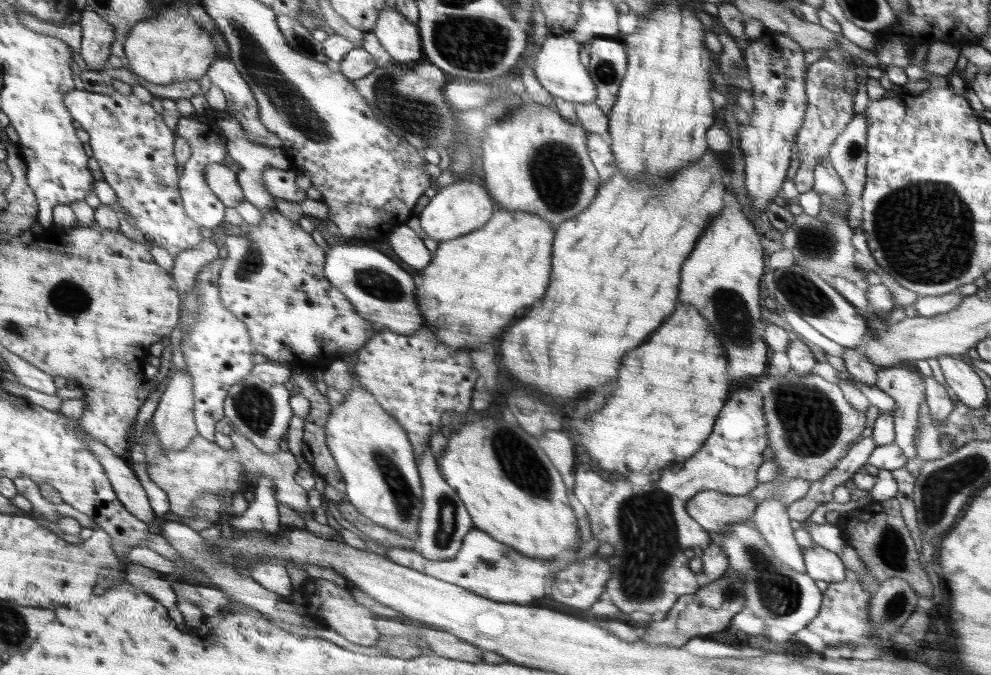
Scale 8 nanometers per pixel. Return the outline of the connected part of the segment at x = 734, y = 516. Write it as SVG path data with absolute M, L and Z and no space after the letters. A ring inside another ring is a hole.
M718 491L695 494L685 506L686 512L711 534L727 531L732 523L751 518L758 506L751 496L725 495Z

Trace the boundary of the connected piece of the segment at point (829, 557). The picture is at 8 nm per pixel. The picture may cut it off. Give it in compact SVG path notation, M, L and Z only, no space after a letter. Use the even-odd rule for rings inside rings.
M814 544L802 549L806 573L816 582L838 583L846 580L847 568L842 559L831 550Z

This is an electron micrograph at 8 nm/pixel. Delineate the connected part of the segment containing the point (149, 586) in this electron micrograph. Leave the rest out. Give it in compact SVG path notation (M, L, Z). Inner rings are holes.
M128 563L124 572L130 585L149 593L166 608L177 606L177 596L169 581L162 574L136 563Z

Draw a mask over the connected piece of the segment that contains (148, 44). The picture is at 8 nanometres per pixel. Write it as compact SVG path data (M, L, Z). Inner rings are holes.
M162 7L156 16L136 23L128 32L123 49L128 68L136 76L140 76L140 78L152 84L168 85L174 82L190 80L191 78L201 79L202 76L207 74L208 67L211 66L216 58L219 58L212 32L204 29L194 17L189 14L182 15L178 9L171 7Z

